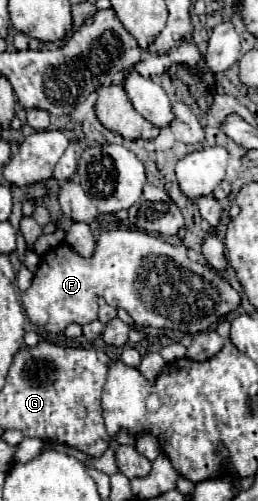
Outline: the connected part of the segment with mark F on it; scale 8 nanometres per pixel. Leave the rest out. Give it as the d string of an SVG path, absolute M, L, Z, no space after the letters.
M107 229L103 231L97 241L95 241L95 251L91 257L81 257L73 247L67 243L57 245L49 249L39 263L39 269L35 271L33 283L27 291L23 291L21 301L23 309L29 317L29 321L45 329L47 333L61 335L67 325L77 323L77 325L87 325L91 321L97 321L97 301L95 297L101 295L105 297L105 303L115 307L115 309L125 309L137 325L151 325L151 327L167 327L173 331L181 333L201 333L205 329L215 327L221 321L221 311L223 317L231 311L235 311L241 303L239 293L213 269L193 263L187 257L187 247L181 245L171 245L163 241L157 235L149 235L139 229Z

